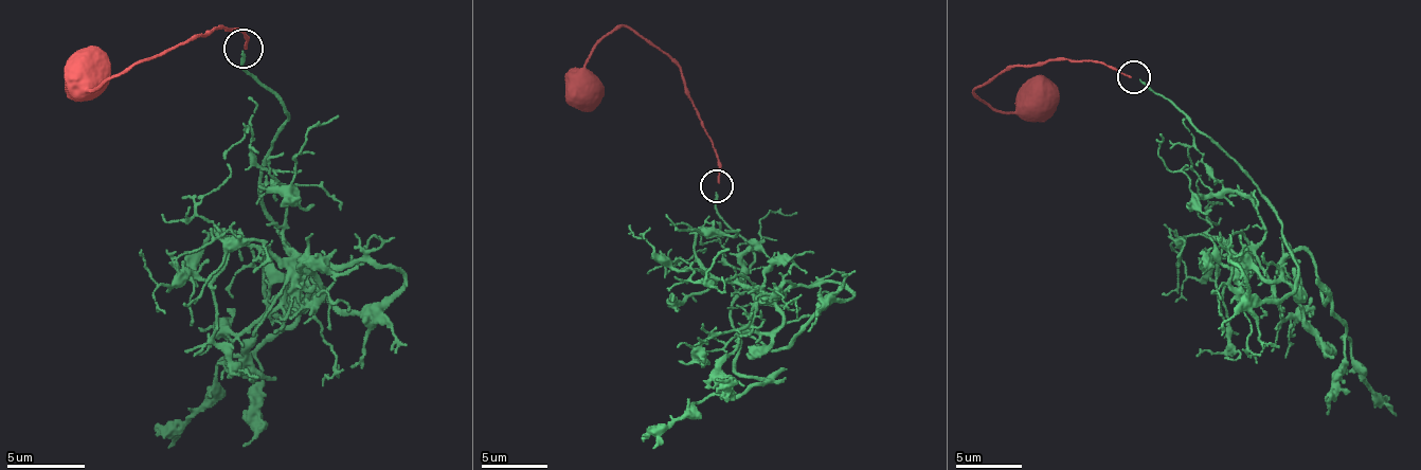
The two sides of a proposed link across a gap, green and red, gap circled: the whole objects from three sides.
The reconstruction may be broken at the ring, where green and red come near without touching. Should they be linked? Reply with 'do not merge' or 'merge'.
merge

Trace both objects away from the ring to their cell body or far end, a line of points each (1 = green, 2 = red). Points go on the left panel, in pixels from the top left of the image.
1: (241, 51), (288, 113), (265, 301), (297, 317), (218, 363), (167, 449)
2: (246, 48), (237, 28), (214, 28), (124, 67), (101, 87), (89, 90), (70, 71), (77, 75)

